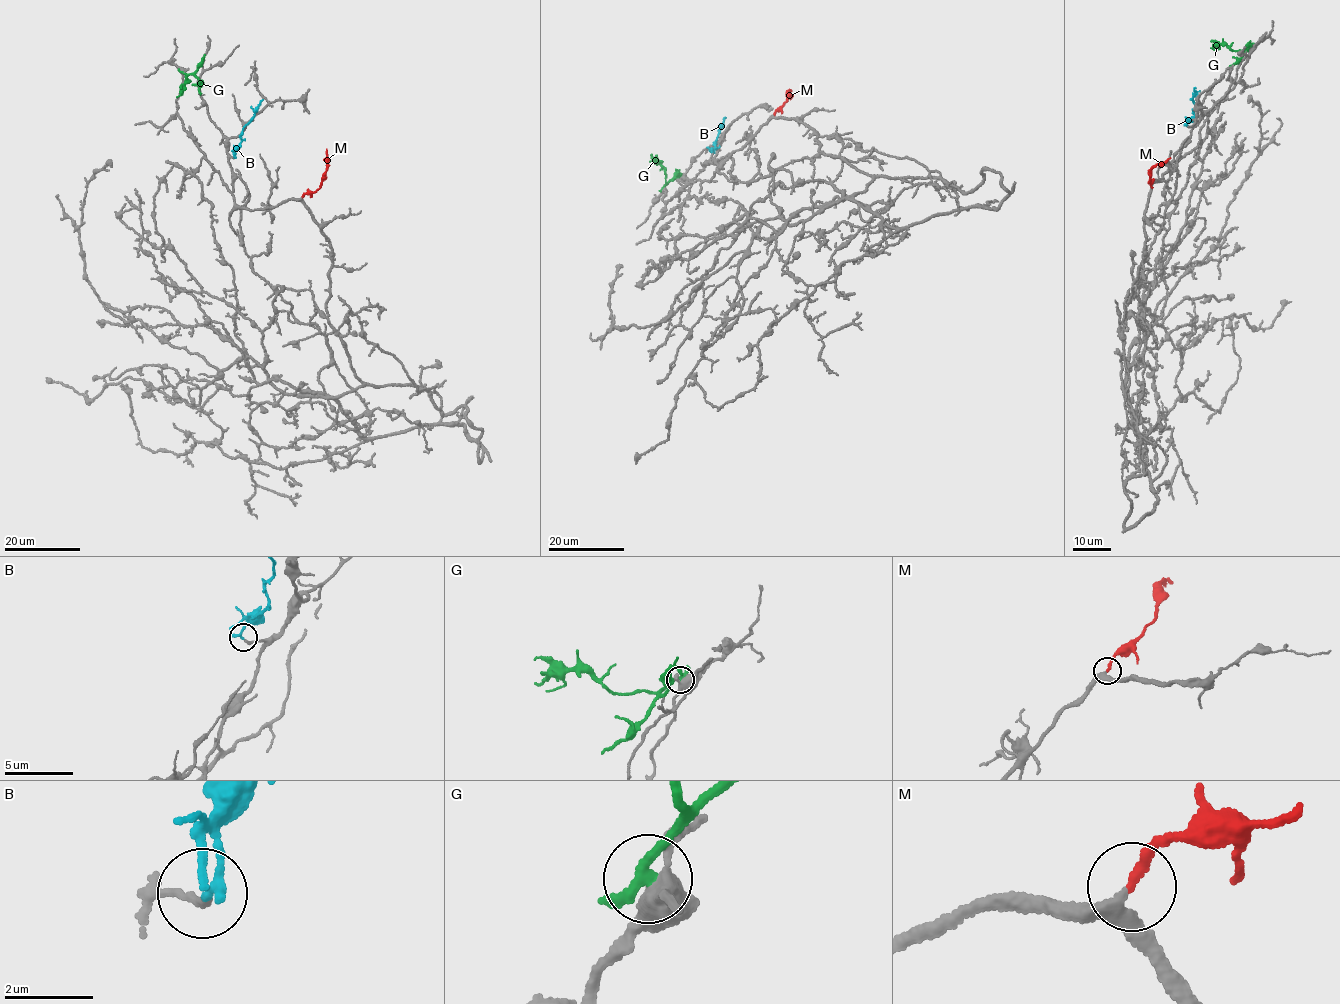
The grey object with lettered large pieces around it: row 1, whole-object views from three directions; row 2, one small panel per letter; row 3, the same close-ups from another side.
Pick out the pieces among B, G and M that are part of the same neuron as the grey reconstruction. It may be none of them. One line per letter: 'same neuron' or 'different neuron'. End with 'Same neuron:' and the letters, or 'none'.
B: different neuron
G: different neuron
M: same neuron
Same neuron: M

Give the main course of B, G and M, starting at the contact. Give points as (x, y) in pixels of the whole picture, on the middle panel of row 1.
B: (711, 153), (711, 149), (716, 148), (713, 143), (726, 117)
G: (663, 188), (666, 183), (664, 168), (649, 161)
M: (773, 115), (787, 101), (788, 91), (790, 99)

